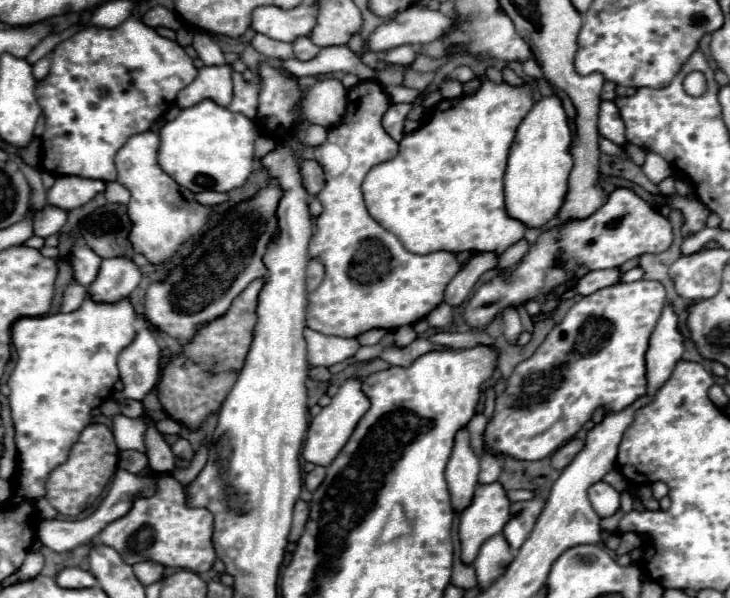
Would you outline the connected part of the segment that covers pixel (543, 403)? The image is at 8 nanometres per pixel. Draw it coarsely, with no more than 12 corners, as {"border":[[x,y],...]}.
{"border":[[652,280],[578,300],[514,368],[484,454],[542,460],[646,392]]}

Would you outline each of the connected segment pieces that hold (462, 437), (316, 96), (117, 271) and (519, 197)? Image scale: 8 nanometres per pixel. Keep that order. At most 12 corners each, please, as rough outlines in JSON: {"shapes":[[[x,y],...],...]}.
{"shapes":[[[464,426],[454,438],[446,482],[454,510],[478,486],[480,458]],[[320,80],[298,114],[332,128],[344,118],[348,94],[340,80]],[[128,258],[102,260],[90,298],[126,300],[140,282]],[[560,98],[520,122],[504,174],[506,212],[526,228],[558,214],[572,132]]]}

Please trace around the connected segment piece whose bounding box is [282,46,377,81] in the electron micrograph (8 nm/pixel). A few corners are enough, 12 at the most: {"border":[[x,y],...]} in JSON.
{"border":[[328,46],[308,62],[286,60],[292,76],[348,72],[360,81],[376,73],[348,46]]}

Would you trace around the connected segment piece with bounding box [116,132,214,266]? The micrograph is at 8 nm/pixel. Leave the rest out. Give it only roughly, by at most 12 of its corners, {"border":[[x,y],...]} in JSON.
{"border":[[158,136],[116,154],[130,242],[154,266],[172,260],[208,222],[158,166]]}

